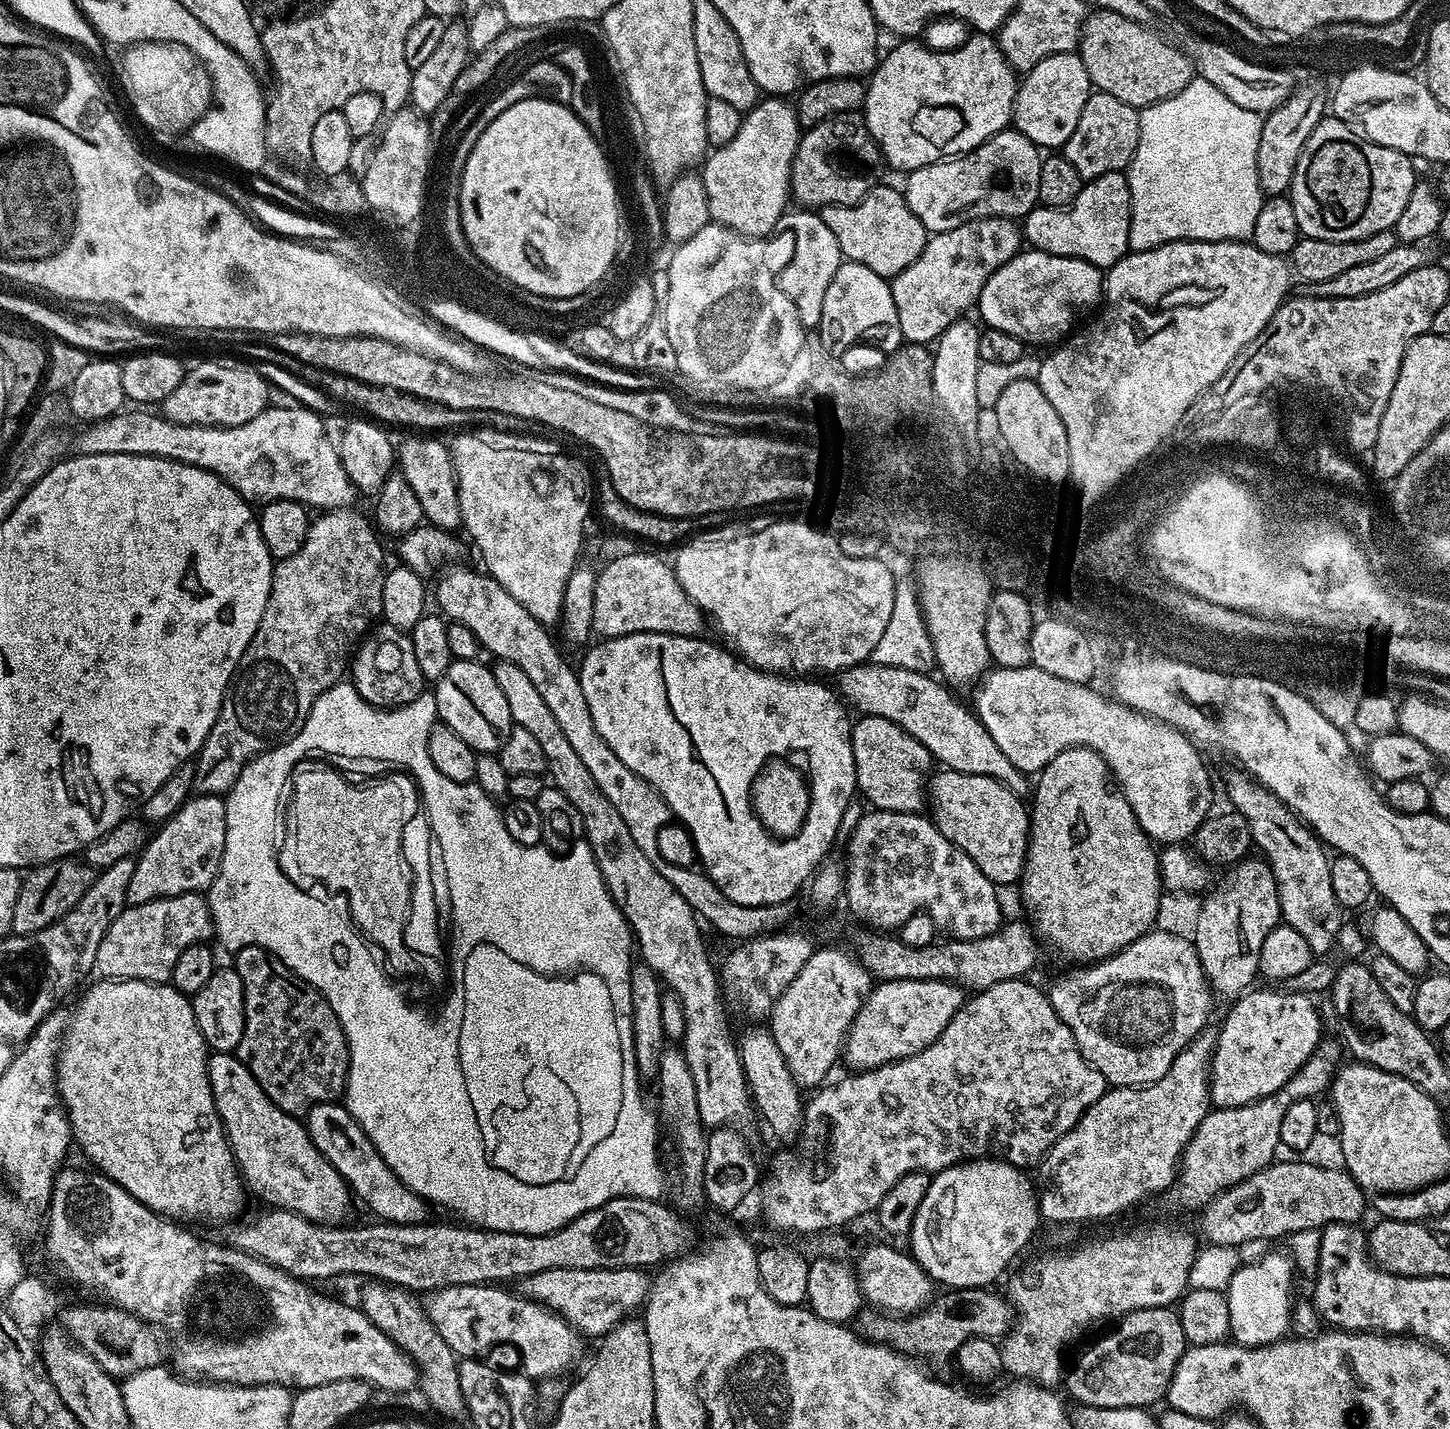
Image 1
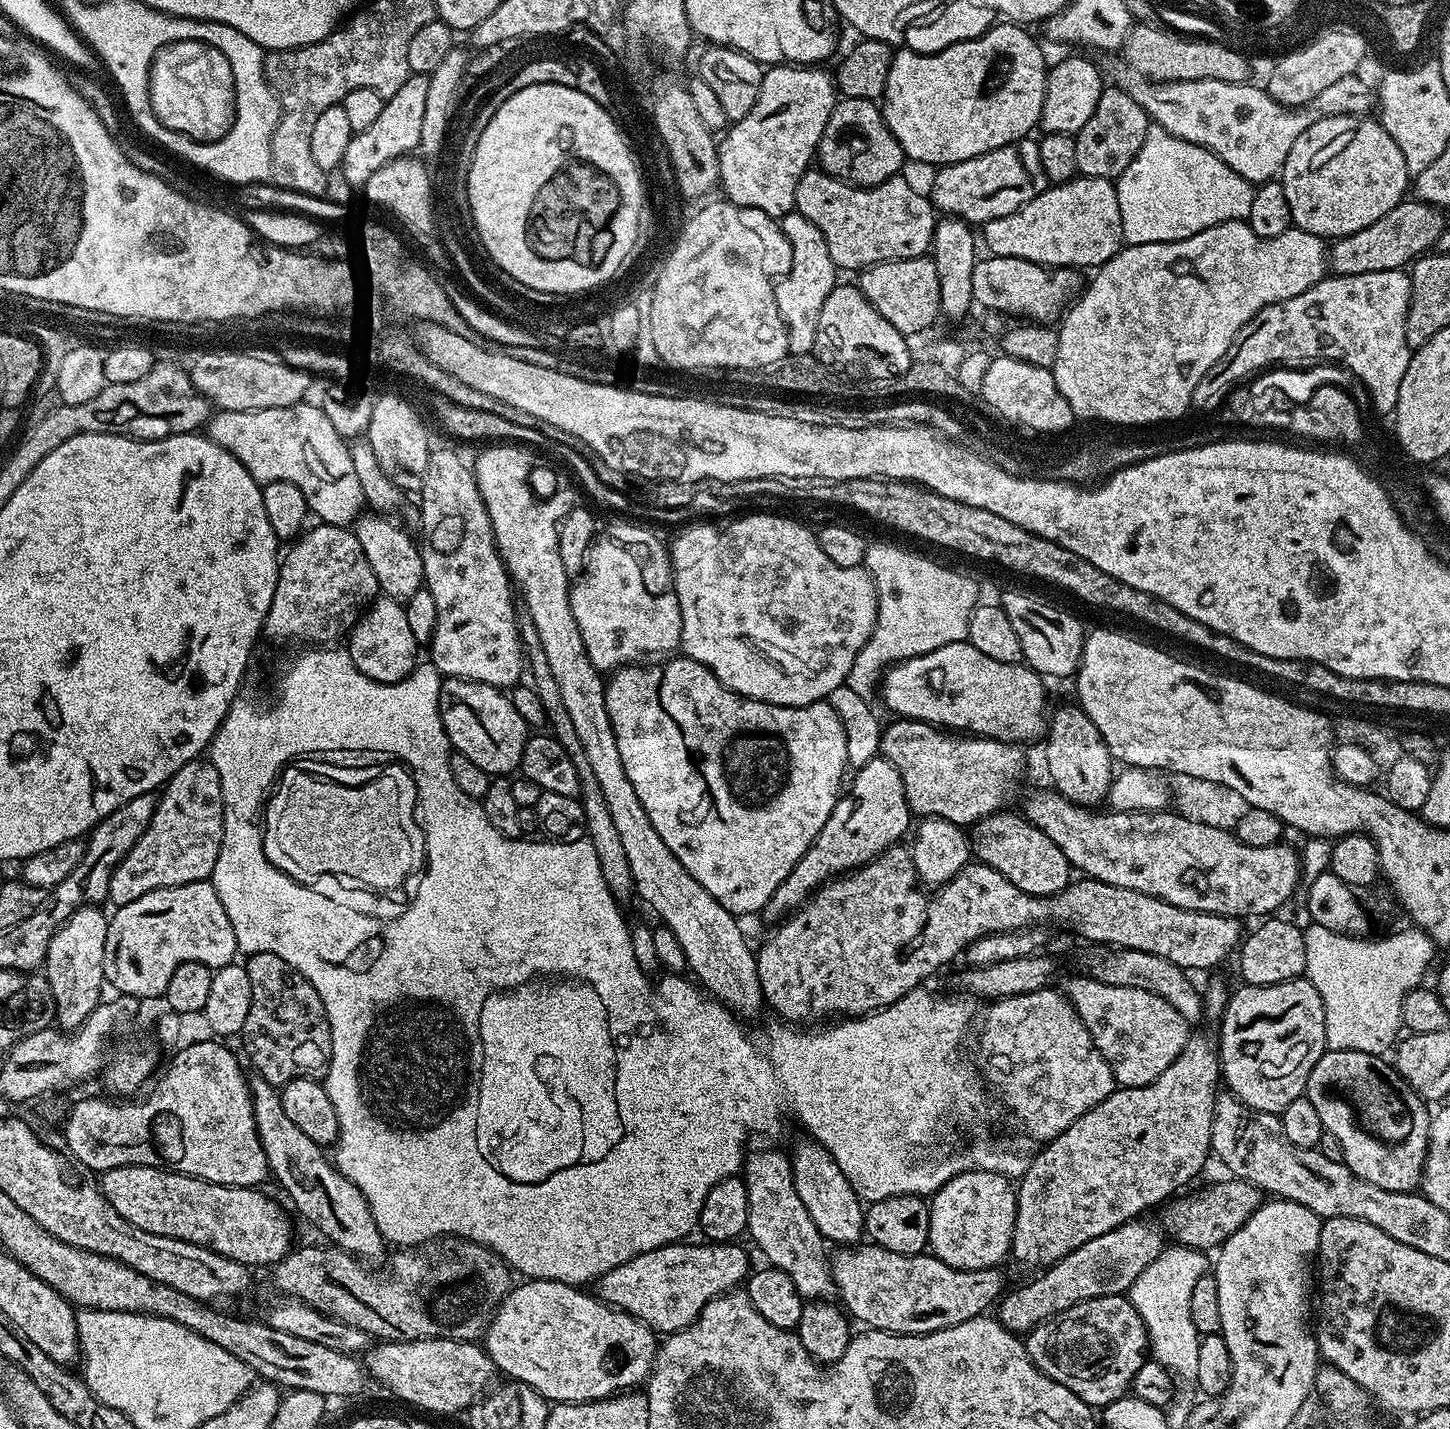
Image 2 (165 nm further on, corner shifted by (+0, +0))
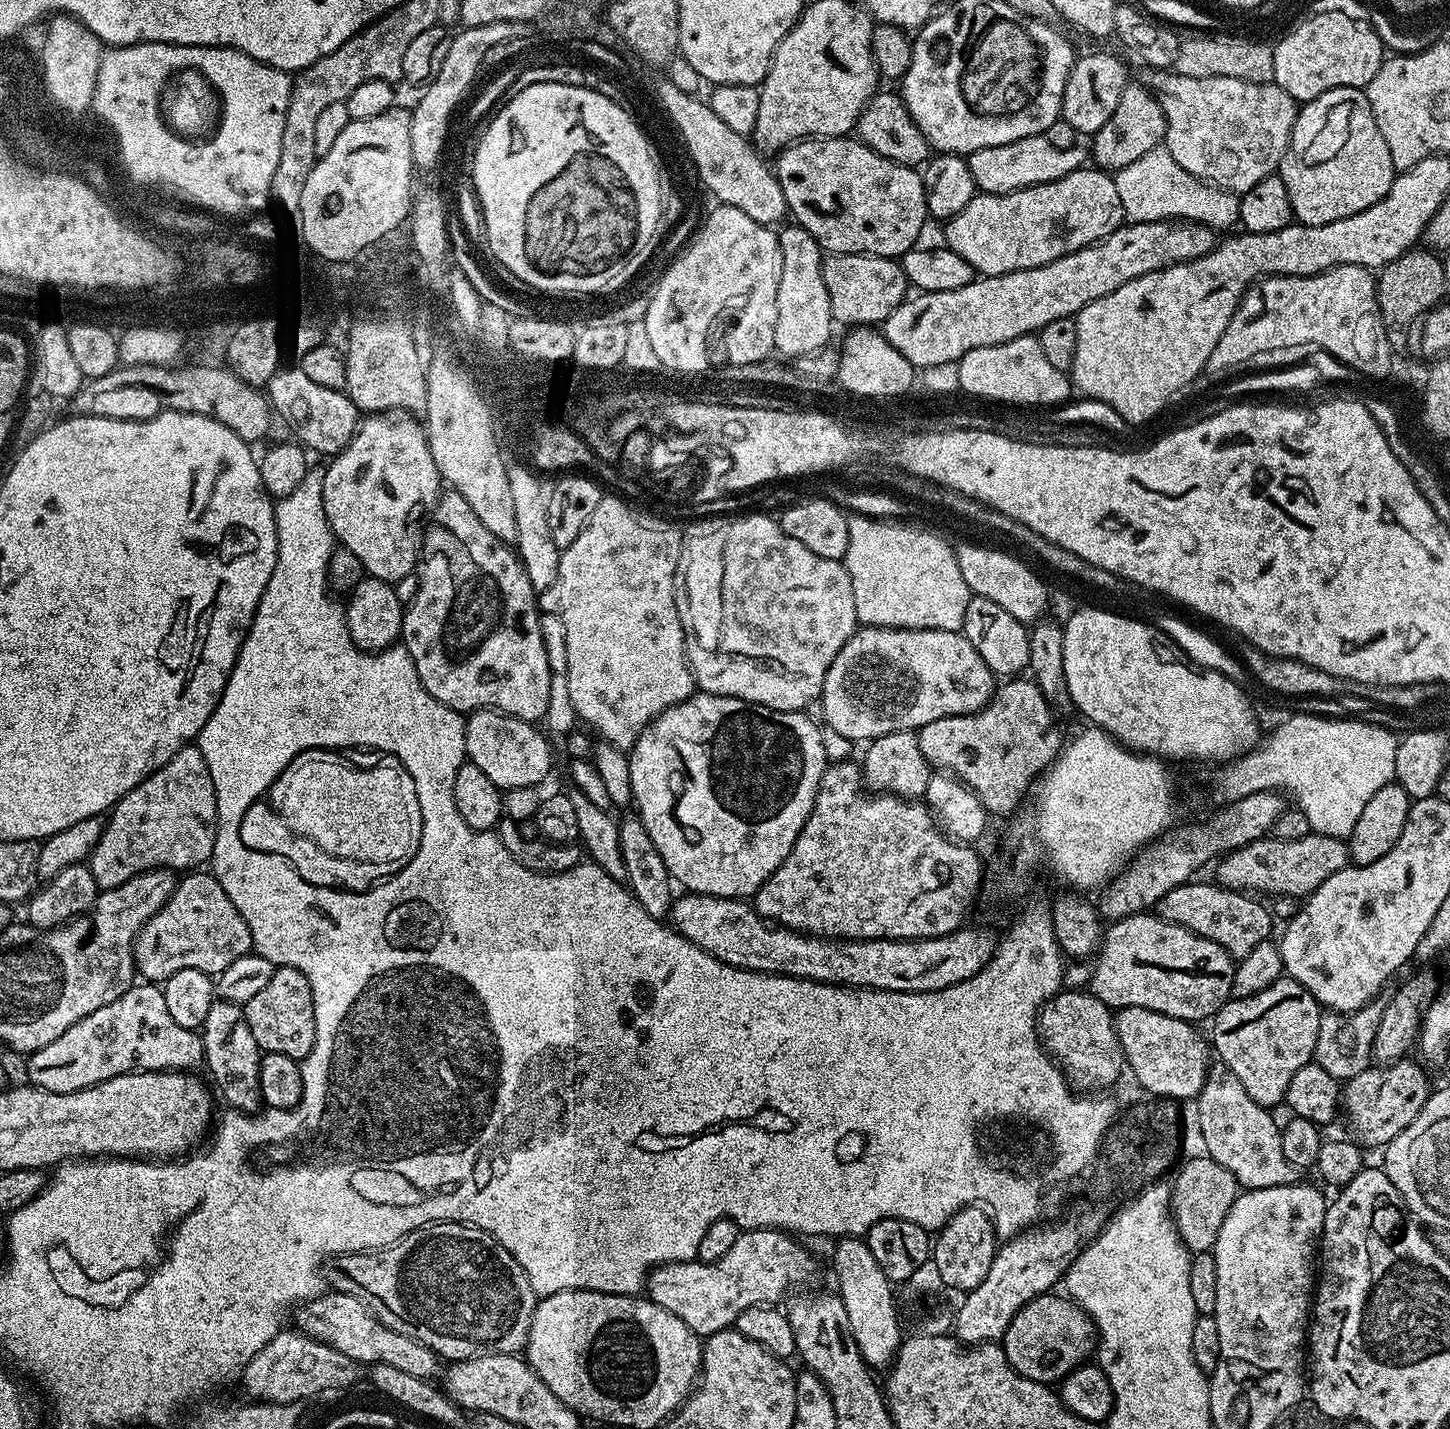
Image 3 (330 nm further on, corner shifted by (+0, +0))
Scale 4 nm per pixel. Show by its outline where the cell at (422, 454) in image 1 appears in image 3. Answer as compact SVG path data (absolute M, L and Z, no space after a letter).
M448 490L437 500L435 508L433 508L430 513L430 519L427 521L426 527L422 532L422 547L418 552L418 567L414 574L420 579L418 582L418 594L412 600L412 603L407 605L404 609L404 621L402 622L402 630L400 631L400 640L402 641L402 647L410 654L410 658L414 658L414 666L418 670L418 678L422 678L422 686L426 686L428 693L438 702L442 702L446 707L452 708L461 714L477 712L479 708L494 708L496 711L504 712L508 716L517 716L519 720L526 720L529 722L543 721L547 714L547 703L550 697L551 670L550 666L547 665L546 645L542 638L542 627L539 625L542 612L540 608L536 609L538 593L532 588L530 578L527 577L523 562L520 560L517 553L513 551L509 545L503 544L498 538L494 538L494 534L490 534L490 530L486 530L486 526L482 526L482 522L478 522L478 514L474 514L474 510L470 510L470 502L466 502L466 498L462 498L462 494Z

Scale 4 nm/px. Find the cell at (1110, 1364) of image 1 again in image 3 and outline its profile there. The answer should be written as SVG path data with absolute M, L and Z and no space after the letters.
M1045 1294L1035 1296L1014 1314L1002 1347L1010 1366L1018 1374L1049 1386L1070 1375L1093 1355L1098 1343L1096 1329L1088 1314L1067 1295Z

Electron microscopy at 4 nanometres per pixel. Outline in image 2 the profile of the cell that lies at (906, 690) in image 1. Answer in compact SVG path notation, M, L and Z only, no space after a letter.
M1047 790L1048 792L1036 792L1024 804L1022 815L1025 820L1029 820L1038 830L1042 830L1042 834L1046 834L1046 838L1050 838L1050 842L1054 842L1054 846L1058 846L1058 850L1062 850L1062 854L1066 854L1069 865L1077 873L1083 874L1085 877L1093 880L1101 880L1104 884L1110 886L1122 886L1130 890L1138 890L1142 894L1150 894L1159 900L1170 902L1174 906L1182 906L1186 910L1198 910L1199 912L1217 912L1223 916L1235 916L1237 918L1245 918L1244 916L1260 916L1256 918L1268 918L1276 912L1292 895L1296 892L1296 883L1301 883L1301 853L1295 848L1292 849L1287 842L1281 842L1274 846L1246 846L1246 842L1242 842L1231 831L1226 829L1216 829L1214 826L1203 825L1202 822L1192 822L1189 818L1184 818L1175 810L1163 810L1153 812L1120 812L1113 810L1089 810L1087 807L1074 804L1065 798L1060 792L1055 790Z

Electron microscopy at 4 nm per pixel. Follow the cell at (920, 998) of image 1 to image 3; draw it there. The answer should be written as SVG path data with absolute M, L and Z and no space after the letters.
M1151 911L1136 912L1133 916L1111 921L1103 933L1095 960L1090 991L1113 1010L1145 1008L1158 1014L1166 1014L1170 1018L1208 1022L1232 995L1236 964L1230 953L1222 950L1218 942L1210 942L1210 938L1202 938L1186 930L1186 926L1166 922L1159 914Z

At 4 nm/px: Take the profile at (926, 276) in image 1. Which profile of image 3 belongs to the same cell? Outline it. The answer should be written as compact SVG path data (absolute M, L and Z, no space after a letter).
M828 254L823 257L823 262L822 278L826 282L826 294L830 296L832 318L837 325L883 325L884 319L909 295L908 279L895 259L863 254Z

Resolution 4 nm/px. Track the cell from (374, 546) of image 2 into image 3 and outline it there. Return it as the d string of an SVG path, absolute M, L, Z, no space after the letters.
M397 411L365 415L354 438L329 460L332 461L328 469L325 467L322 472L322 502L339 547L350 550L358 558L361 569L379 580L395 582L413 575L418 567L422 522L429 519L442 495L440 471L434 466L423 423L415 415Z

